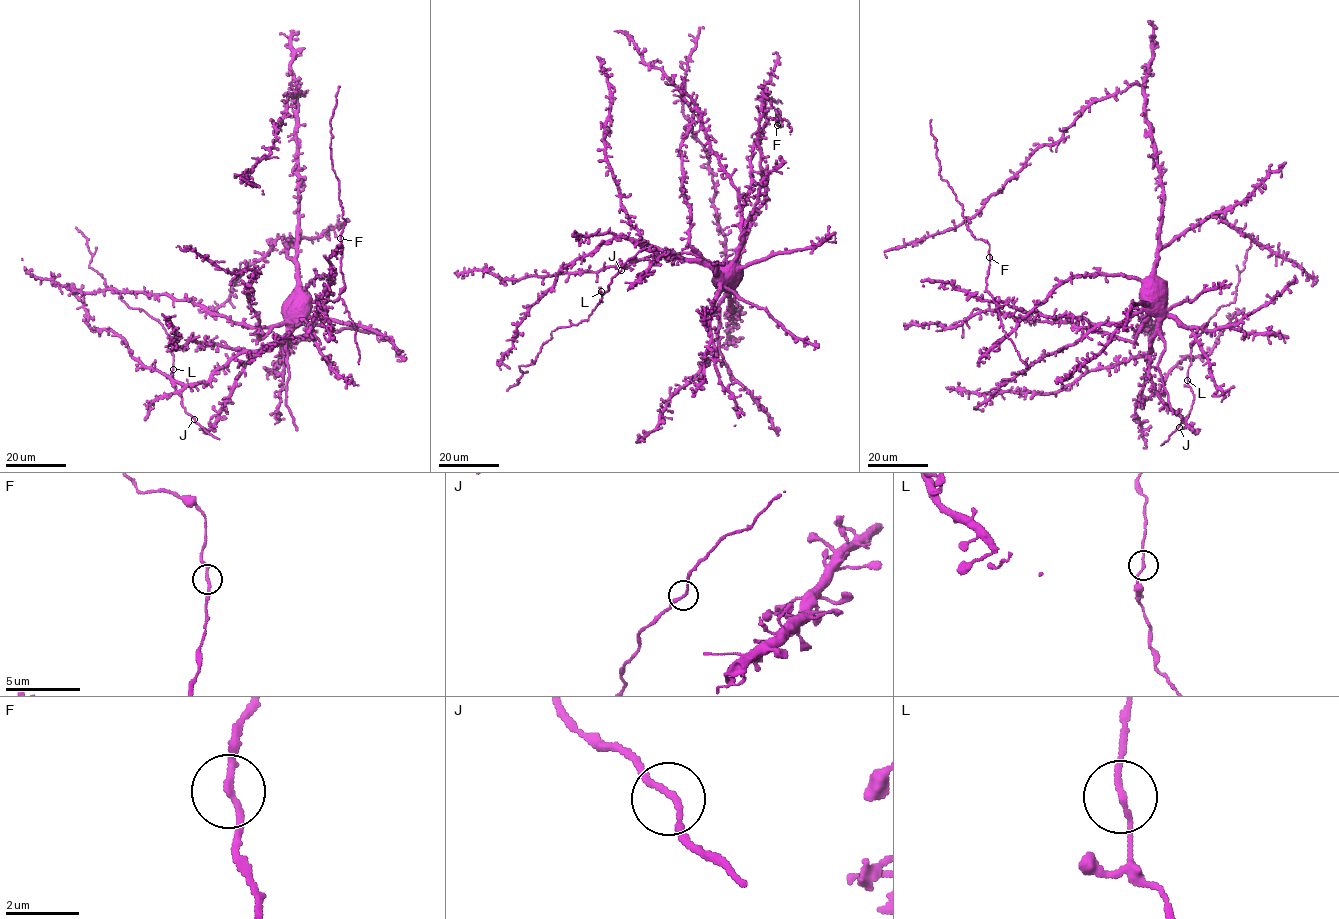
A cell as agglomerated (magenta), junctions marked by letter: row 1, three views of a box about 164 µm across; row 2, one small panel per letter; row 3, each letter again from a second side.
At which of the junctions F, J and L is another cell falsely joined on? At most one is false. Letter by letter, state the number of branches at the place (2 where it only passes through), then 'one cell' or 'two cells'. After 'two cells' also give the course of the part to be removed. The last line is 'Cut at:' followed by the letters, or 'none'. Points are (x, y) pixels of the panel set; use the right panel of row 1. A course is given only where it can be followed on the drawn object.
F: 2 | one cell
J: 2 | one cell
L: 2 | one cell
Cut at: none

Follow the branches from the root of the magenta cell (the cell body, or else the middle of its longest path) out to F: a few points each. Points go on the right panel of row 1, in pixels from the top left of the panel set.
F: (1144, 298), (1143, 307), (1119, 322), (1091, 323), (1082, 318), (1022, 312), (982, 299), (989, 257)

